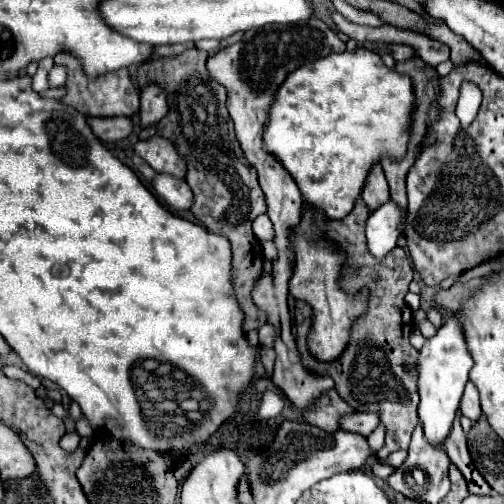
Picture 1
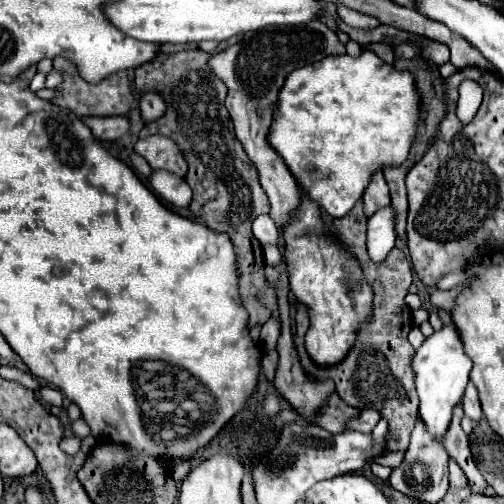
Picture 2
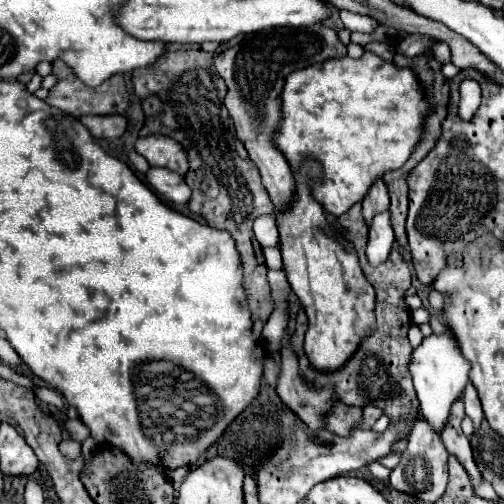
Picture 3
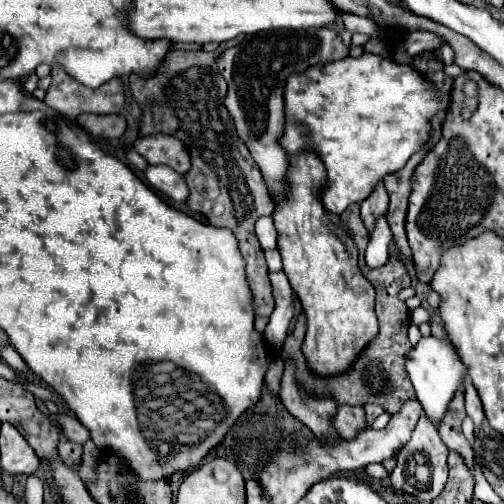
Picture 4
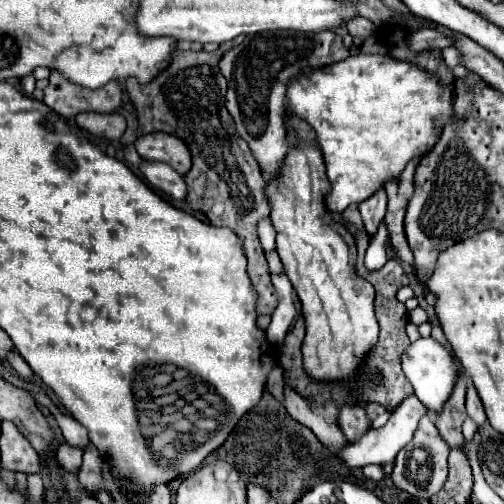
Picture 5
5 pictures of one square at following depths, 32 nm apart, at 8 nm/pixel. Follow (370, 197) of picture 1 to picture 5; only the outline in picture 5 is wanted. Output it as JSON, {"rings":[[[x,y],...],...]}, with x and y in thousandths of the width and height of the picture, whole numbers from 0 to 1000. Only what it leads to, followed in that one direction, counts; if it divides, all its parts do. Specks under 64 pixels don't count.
{"rings":[[[754,373],[738,393],[722,397],[714,409],[714,425],[718,425],[718,444],[730,460],[730,468],[742,468],[762,425],[766,425],[766,381]]]}

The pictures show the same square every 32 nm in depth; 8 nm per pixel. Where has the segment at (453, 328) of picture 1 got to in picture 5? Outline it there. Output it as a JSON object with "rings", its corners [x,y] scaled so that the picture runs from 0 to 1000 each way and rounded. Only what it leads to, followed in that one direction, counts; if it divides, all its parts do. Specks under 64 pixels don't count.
{"rings":[[[829,671],[825,679],[817,679],[798,706],[798,734],[810,750],[810,758],[821,766],[825,786],[845,802],[845,810],[853,817],[873,817],[877,806],[885,802],[901,762],[905,762],[905,746],[913,738],[913,722],[901,718],[901,710],[893,706],[893,698],[869,683],[861,671]]]}

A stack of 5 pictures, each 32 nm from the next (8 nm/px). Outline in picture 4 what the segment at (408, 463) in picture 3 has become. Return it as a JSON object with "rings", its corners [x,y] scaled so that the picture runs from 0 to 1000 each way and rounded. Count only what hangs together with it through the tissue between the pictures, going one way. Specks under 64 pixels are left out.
{"rings":[[[837,825],[829,833],[829,845],[825,845],[821,861],[817,861],[817,873],[786,905],[790,921],[774,940],[778,964],[786,972],[810,976],[810,980],[817,980],[833,992],[857,996],[881,972],[881,960],[885,960],[885,948],[889,948],[885,909],[889,909],[889,889],[873,873],[869,849],[857,841],[857,833],[849,833],[849,825]]]}

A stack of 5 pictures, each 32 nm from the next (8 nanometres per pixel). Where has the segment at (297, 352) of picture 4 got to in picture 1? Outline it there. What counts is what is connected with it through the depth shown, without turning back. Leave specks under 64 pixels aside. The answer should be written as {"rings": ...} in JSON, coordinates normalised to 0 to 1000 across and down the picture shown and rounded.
{"rings":[[[718,393],[706,397],[702,417],[679,433],[659,437],[651,444],[651,468],[667,480],[675,496],[687,500],[690,520],[687,532],[706,532],[706,544],[679,548],[675,563],[690,583],[702,583],[710,567],[734,571],[734,599],[726,635],[710,635],[698,651],[698,675],[687,698],[663,718],[631,718],[607,690],[607,667],[615,659],[619,611],[607,599],[587,599],[583,635],[587,635],[587,683],[591,698],[603,714],[603,726],[631,746],[655,746],[667,758],[667,778],[687,802],[694,802],[710,817],[746,817],[754,833],[766,841],[766,881],[750,897],[750,909],[766,909],[782,893],[806,893],[813,881],[813,861],[829,841],[829,774],[825,774],[825,706],[829,694],[817,690],[810,667],[821,655],[817,615],[806,607],[802,587],[810,579],[810,563],[817,560],[817,528],[798,492],[782,492],[762,516],[746,516],[726,488],[726,433],[730,413]]]}

